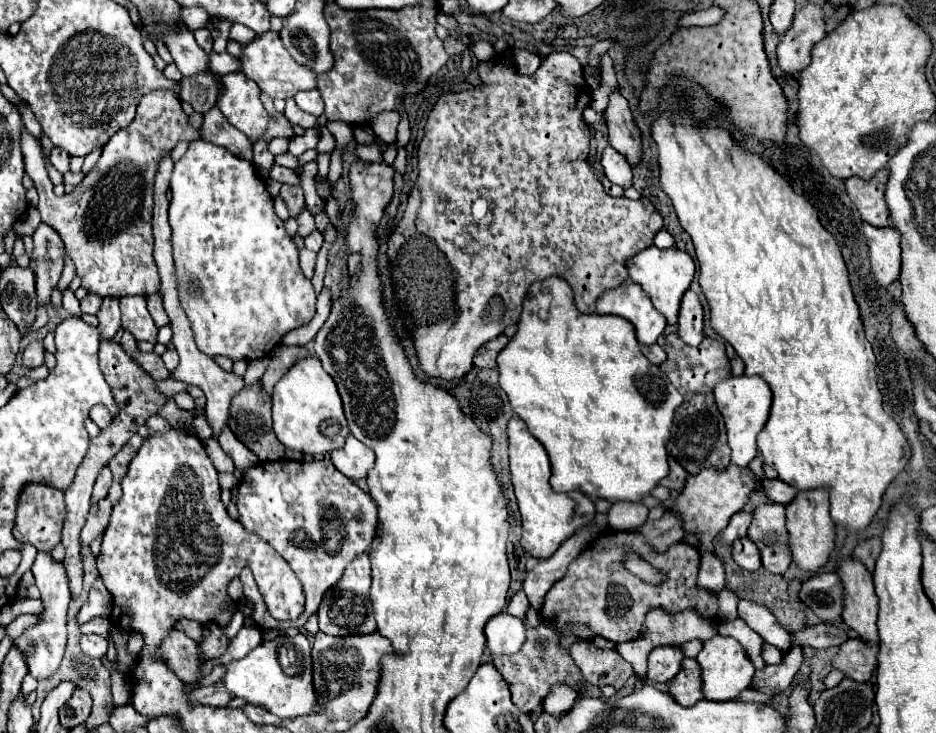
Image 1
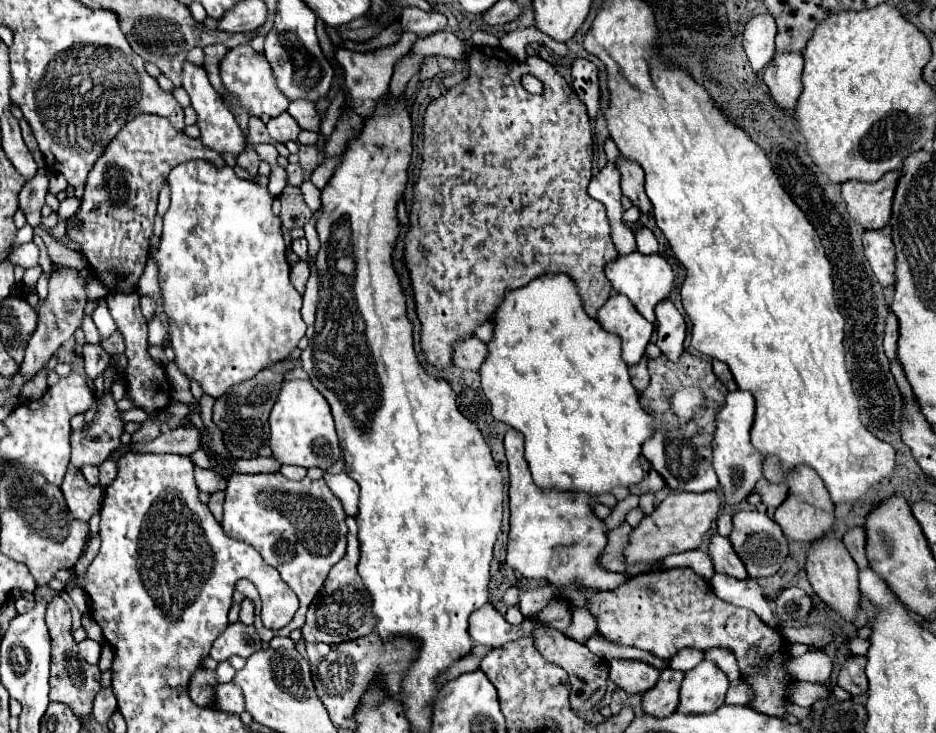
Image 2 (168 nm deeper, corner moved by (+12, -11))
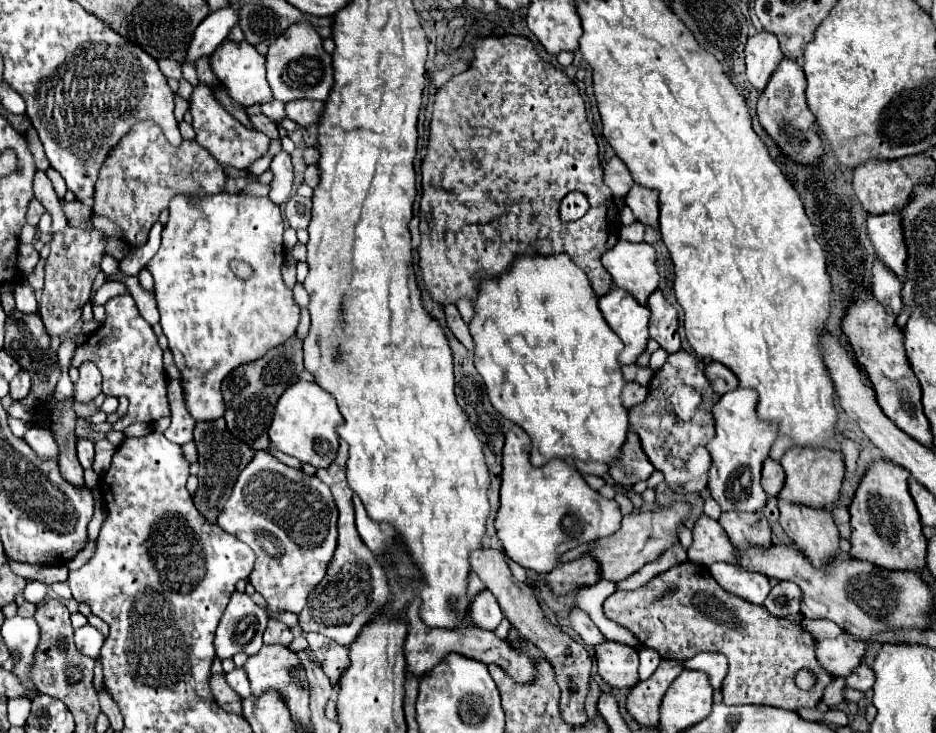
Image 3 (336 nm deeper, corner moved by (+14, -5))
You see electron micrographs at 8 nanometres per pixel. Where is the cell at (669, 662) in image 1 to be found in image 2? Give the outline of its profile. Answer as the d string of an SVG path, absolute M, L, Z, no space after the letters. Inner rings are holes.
M614 659L610 661L610 679L626 693L644 693L652 689L658 681L660 671L648 663L634 659Z

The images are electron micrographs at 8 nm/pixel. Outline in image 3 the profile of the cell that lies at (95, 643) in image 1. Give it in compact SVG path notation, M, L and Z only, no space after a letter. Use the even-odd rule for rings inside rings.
M84 625L80 629L76 629L74 633L74 641L76 641L76 649L88 657L98 657L100 655L100 649L102 649L102 643L104 643L104 637L102 633L92 627L92 625Z

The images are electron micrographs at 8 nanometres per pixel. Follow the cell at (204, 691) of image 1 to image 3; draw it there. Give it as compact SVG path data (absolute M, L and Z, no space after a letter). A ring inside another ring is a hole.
M234 669L230 673L226 673L226 683L242 697L246 699L250 695L250 683L246 681L246 673L242 673L242 669Z

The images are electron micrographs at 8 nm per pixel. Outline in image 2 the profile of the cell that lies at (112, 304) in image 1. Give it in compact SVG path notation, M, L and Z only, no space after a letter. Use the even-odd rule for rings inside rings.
M84 345L84 371L90 381L96 381L110 363L110 355L100 345Z

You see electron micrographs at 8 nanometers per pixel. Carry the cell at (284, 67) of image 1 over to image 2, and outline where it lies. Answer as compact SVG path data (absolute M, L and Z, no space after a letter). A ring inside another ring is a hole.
M250 45L234 47L224 55L224 59L220 61L220 77L226 85L226 89L240 101L240 105L246 109L248 115L260 117L266 113L270 117L276 117L288 109L290 101L278 91L266 57L262 53L256 53L254 49L250 49Z

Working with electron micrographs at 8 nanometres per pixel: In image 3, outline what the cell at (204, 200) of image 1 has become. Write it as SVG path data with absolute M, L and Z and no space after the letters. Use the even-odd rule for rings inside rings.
M228 191L214 195L176 193L168 211L170 219L162 231L162 245L146 269L152 273L156 283L154 295L160 311L160 325L184 379L186 407L196 421L212 421L225 412L220 393L224 377L238 365L252 363L264 357L272 347L294 337L300 323L300 307L292 297L292 289L284 285L280 273L284 263L282 213L268 197ZM234 259L242 259L252 265L254 275L246 281L238 279L230 269L230 261Z

